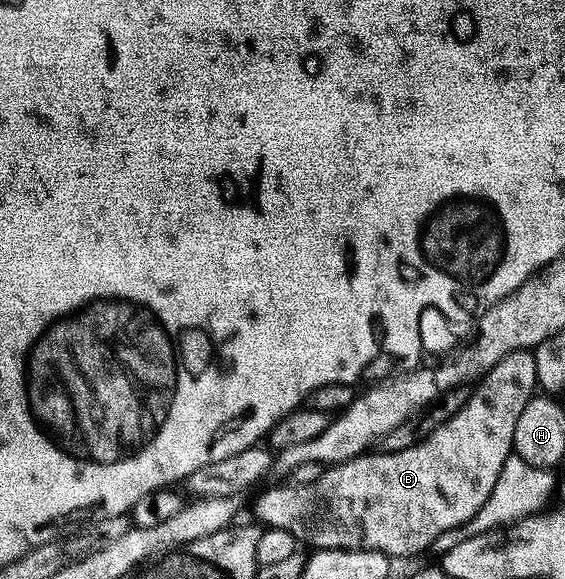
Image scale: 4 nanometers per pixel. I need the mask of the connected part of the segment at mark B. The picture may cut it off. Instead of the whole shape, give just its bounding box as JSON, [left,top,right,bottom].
[254,349,538,559]

